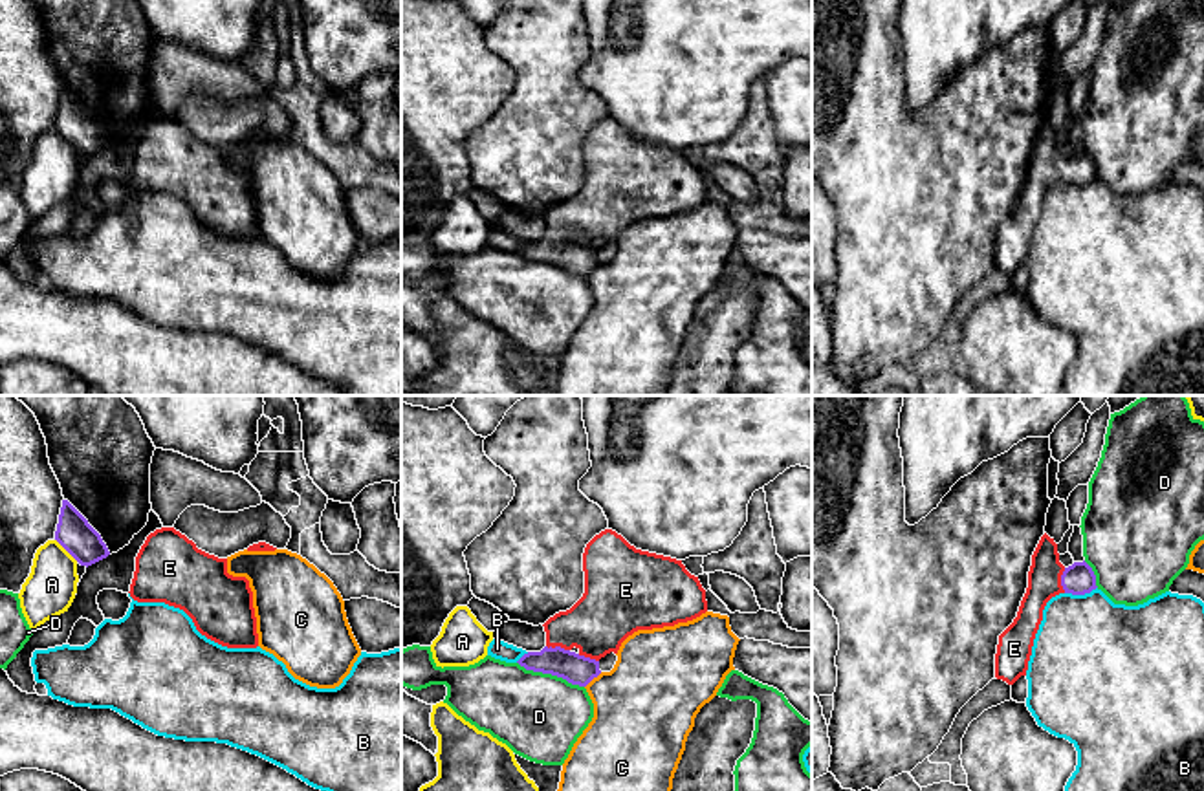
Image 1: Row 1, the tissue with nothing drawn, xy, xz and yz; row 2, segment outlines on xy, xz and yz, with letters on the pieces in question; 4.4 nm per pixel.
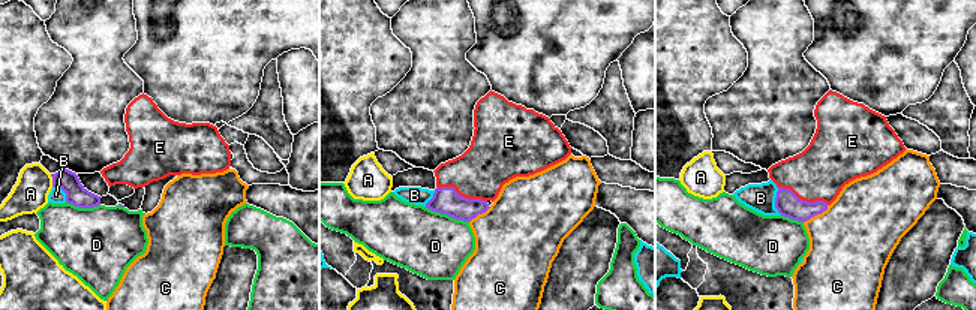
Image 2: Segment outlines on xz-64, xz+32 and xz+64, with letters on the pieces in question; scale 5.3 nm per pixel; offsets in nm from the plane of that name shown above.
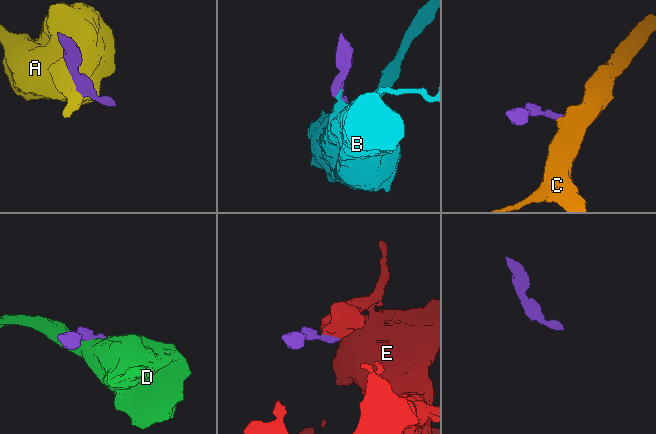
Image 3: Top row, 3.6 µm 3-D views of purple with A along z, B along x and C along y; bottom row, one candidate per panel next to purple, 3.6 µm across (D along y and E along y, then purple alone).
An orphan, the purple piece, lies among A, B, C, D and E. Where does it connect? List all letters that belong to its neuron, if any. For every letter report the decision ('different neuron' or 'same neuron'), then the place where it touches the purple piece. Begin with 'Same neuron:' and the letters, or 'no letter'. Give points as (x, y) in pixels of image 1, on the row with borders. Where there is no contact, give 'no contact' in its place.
Same neuron: E
A: different neuron; meets purple in xy at (66, 550)
B: different neuron; meets purple in yz at (1080, 594)
C: different neuron; meets purple in xz at (592, 678)
D: different neuron; meets purple in xz at (550, 672)
E: same neuron; meets purple in yz at (1061, 581)

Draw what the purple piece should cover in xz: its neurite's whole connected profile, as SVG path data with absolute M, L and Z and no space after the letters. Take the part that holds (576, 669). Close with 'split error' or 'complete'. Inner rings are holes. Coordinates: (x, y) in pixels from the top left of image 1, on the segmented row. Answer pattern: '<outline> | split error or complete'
M612 529L601 531L586 544L583 571L583 597L570 610L555 613L542 624L546 646L517 661L526 670L586 687L601 674L599 659L610 652L618 654L621 643L634 632L674 626L707 612L706 590L682 560L636 549Z | split error

